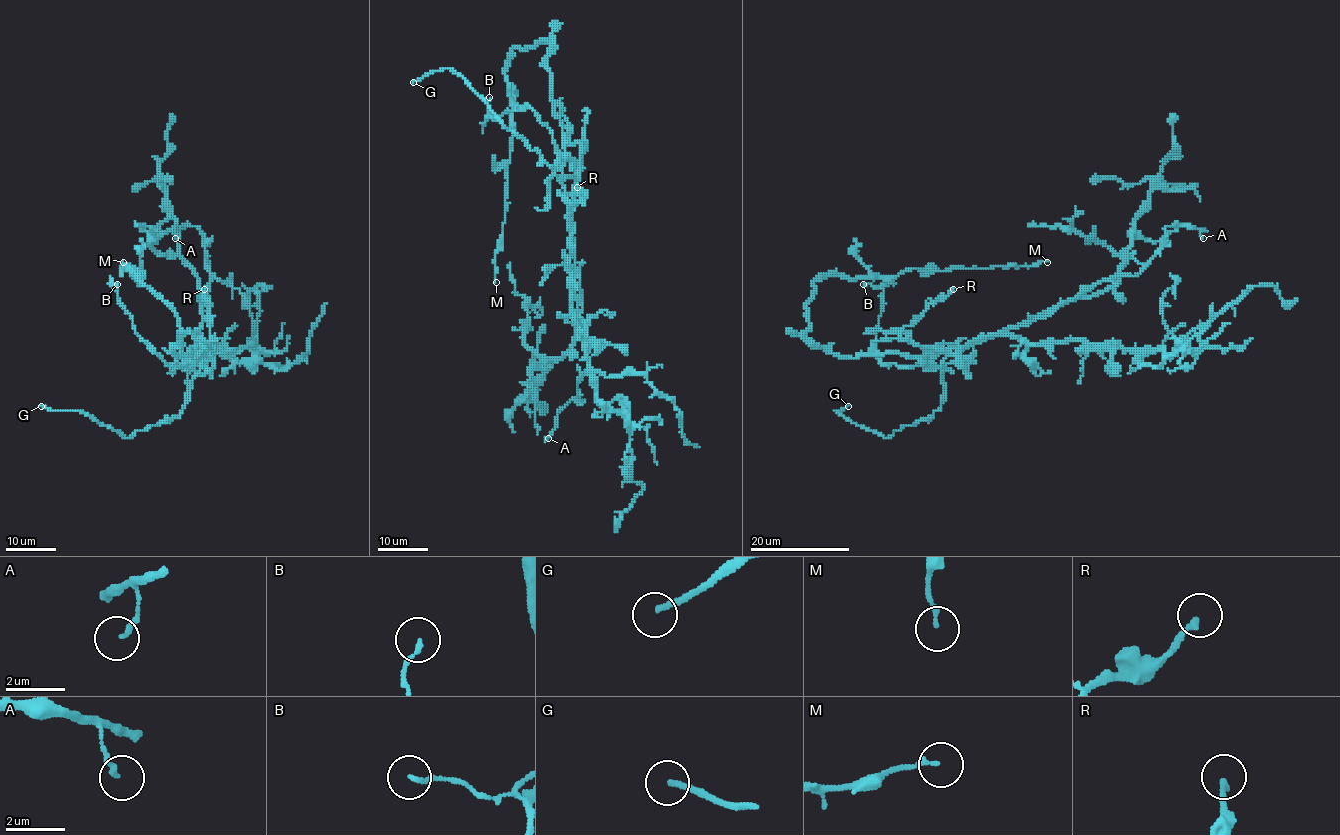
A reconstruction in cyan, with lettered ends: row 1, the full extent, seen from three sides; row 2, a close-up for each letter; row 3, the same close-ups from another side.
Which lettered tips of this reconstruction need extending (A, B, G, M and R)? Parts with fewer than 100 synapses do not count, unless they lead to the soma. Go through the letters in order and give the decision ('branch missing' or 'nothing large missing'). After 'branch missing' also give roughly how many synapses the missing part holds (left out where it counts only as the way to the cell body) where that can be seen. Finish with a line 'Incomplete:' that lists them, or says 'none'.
A: nothing large missing
B: nothing large missing
G: branch missing
M: nothing large missing
R: nothing large missing
Incomplete: G

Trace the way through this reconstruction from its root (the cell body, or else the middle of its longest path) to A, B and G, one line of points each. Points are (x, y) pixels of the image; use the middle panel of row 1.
A: (563, 162), (587, 370), (578, 383), (578, 398), (559, 411), (548, 438)
B: (563, 162), (567, 160), (557, 152), (552, 131), (528, 106), (489, 117), (489, 97)
G: (563, 162), (570, 160), (577, 167), (577, 182), (573, 176), (560, 178), (449, 69), (430, 71), (413, 82)

